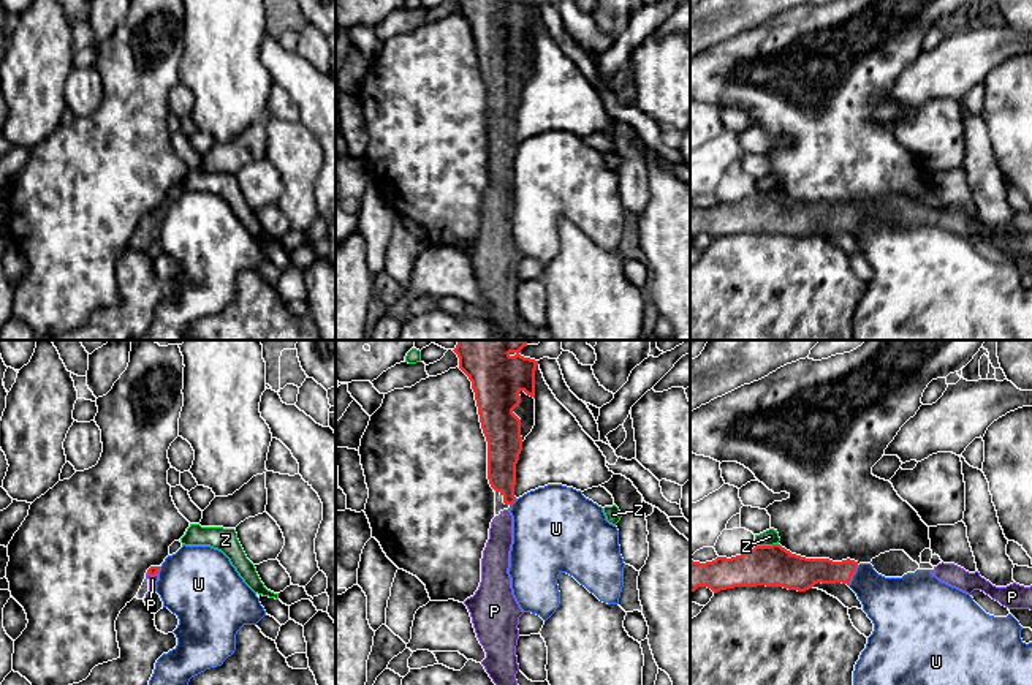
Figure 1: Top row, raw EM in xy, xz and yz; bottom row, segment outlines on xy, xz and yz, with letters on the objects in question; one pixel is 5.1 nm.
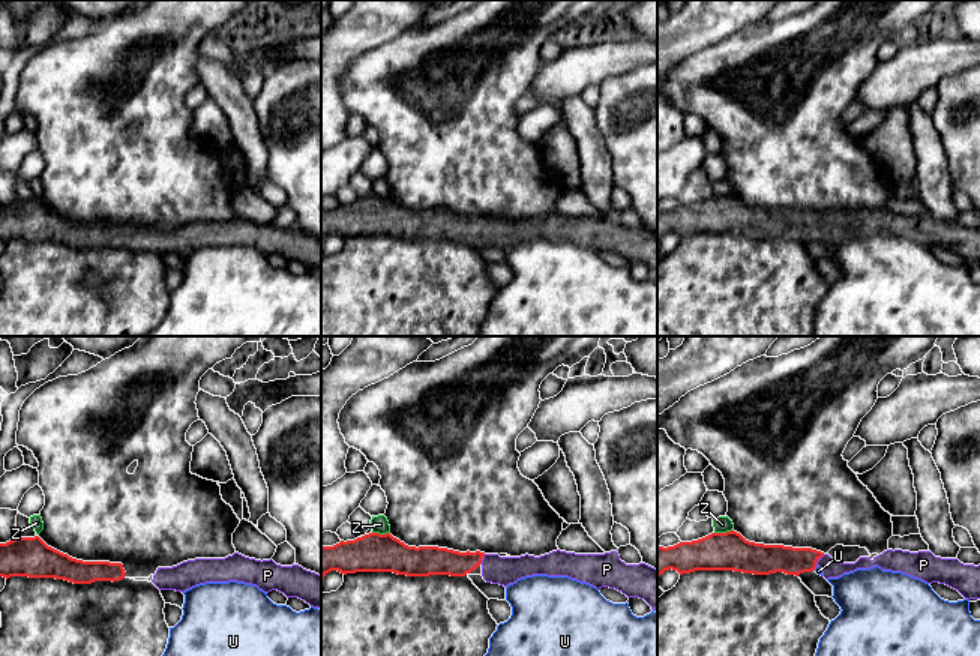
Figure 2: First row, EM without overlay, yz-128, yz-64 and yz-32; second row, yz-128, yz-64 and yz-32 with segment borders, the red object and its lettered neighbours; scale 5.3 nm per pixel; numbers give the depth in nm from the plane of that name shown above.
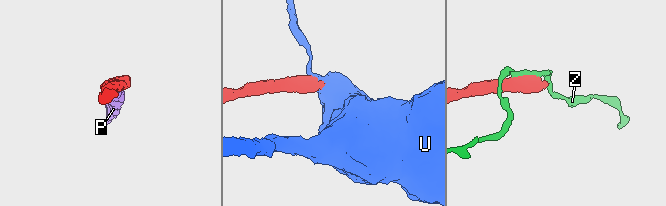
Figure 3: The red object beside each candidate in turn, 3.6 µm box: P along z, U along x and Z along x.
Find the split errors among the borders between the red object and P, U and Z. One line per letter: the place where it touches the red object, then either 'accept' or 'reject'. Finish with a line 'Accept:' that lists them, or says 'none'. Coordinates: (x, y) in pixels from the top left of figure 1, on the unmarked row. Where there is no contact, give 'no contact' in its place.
P: meets red in xy at (152, 220); accept
U: meets red in yz at (852, 220); reject
Z: meets red in yz at (766, 192); reject
Accept: P

